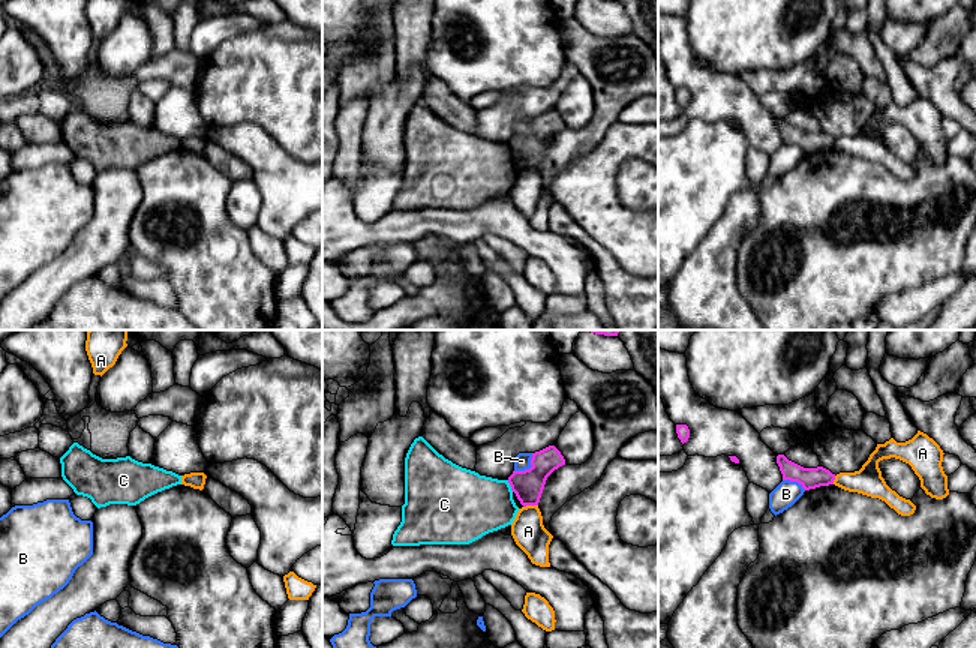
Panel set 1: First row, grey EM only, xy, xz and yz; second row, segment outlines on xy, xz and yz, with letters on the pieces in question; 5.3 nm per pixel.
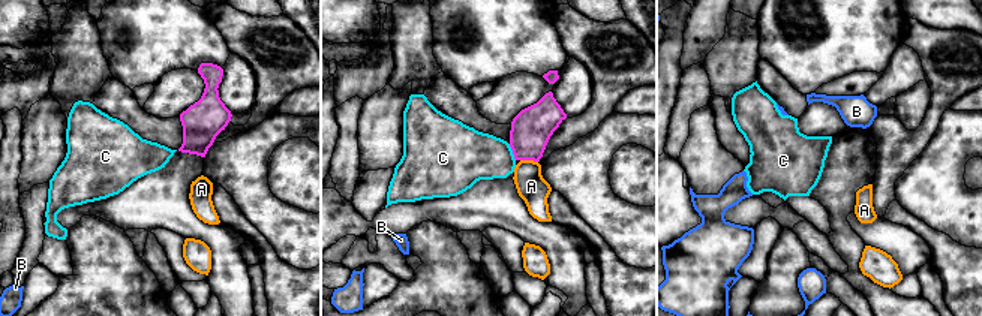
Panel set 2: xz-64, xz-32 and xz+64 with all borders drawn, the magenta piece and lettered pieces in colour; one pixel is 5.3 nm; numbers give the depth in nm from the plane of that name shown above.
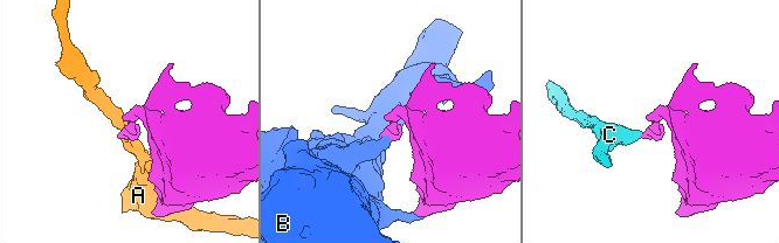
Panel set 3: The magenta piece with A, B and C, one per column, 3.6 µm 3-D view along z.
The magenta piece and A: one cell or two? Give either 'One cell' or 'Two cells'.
Two cells

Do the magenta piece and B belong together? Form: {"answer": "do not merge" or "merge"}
{"answer": "do not merge"}

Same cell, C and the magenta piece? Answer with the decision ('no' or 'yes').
no

